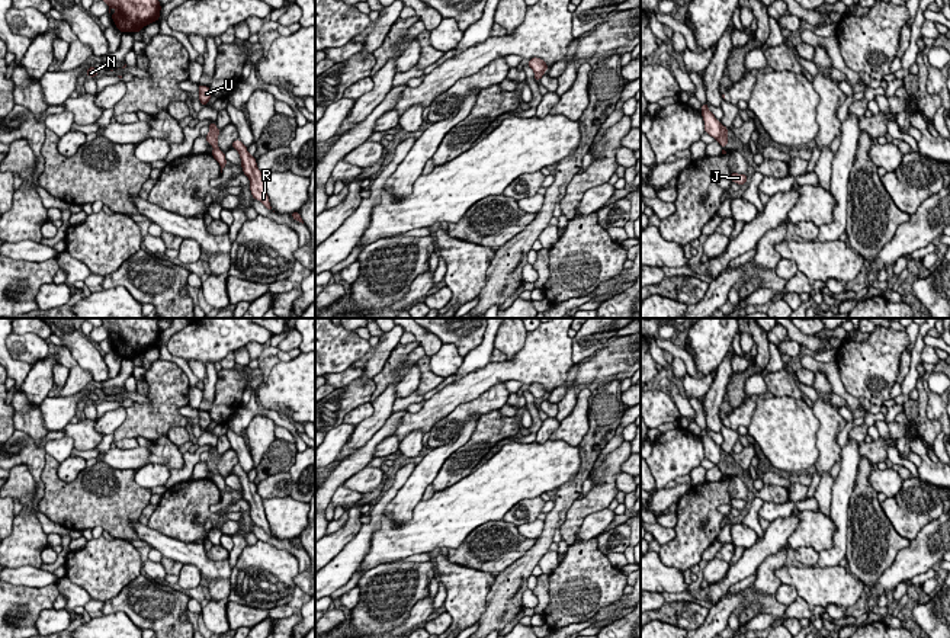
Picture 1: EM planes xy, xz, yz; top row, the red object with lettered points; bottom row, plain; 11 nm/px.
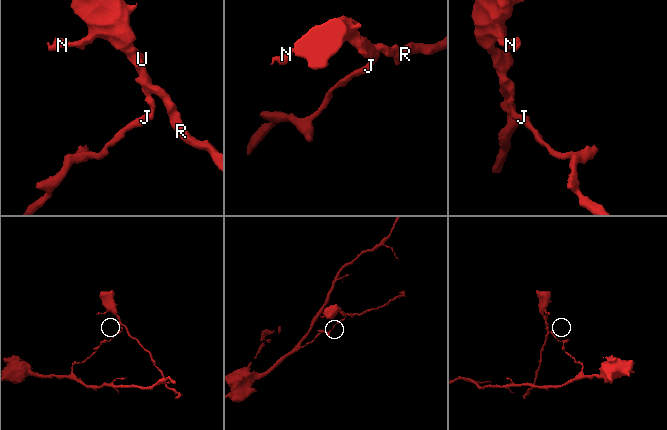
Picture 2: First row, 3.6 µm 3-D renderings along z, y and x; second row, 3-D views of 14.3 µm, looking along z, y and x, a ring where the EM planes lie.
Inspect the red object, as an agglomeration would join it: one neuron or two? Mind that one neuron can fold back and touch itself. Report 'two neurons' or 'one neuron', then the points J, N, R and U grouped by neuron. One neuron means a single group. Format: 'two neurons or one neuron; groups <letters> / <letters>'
two neurons; groups J / N R U

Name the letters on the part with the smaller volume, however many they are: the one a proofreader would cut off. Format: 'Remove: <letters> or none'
Remove: N, R, U

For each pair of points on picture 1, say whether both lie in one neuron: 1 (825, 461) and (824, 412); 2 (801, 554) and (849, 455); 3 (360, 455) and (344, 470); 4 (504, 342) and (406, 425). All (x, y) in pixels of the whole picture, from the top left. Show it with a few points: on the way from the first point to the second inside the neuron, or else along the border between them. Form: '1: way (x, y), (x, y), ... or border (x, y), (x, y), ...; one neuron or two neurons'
1: way (827, 449), (827, 423); one neuron
2: border (819, 552), (817, 564); two neurons
3: way (356, 459), (349, 467); one neuron
4: border (528, 333), (523, 346), (509, 361); two neurons

